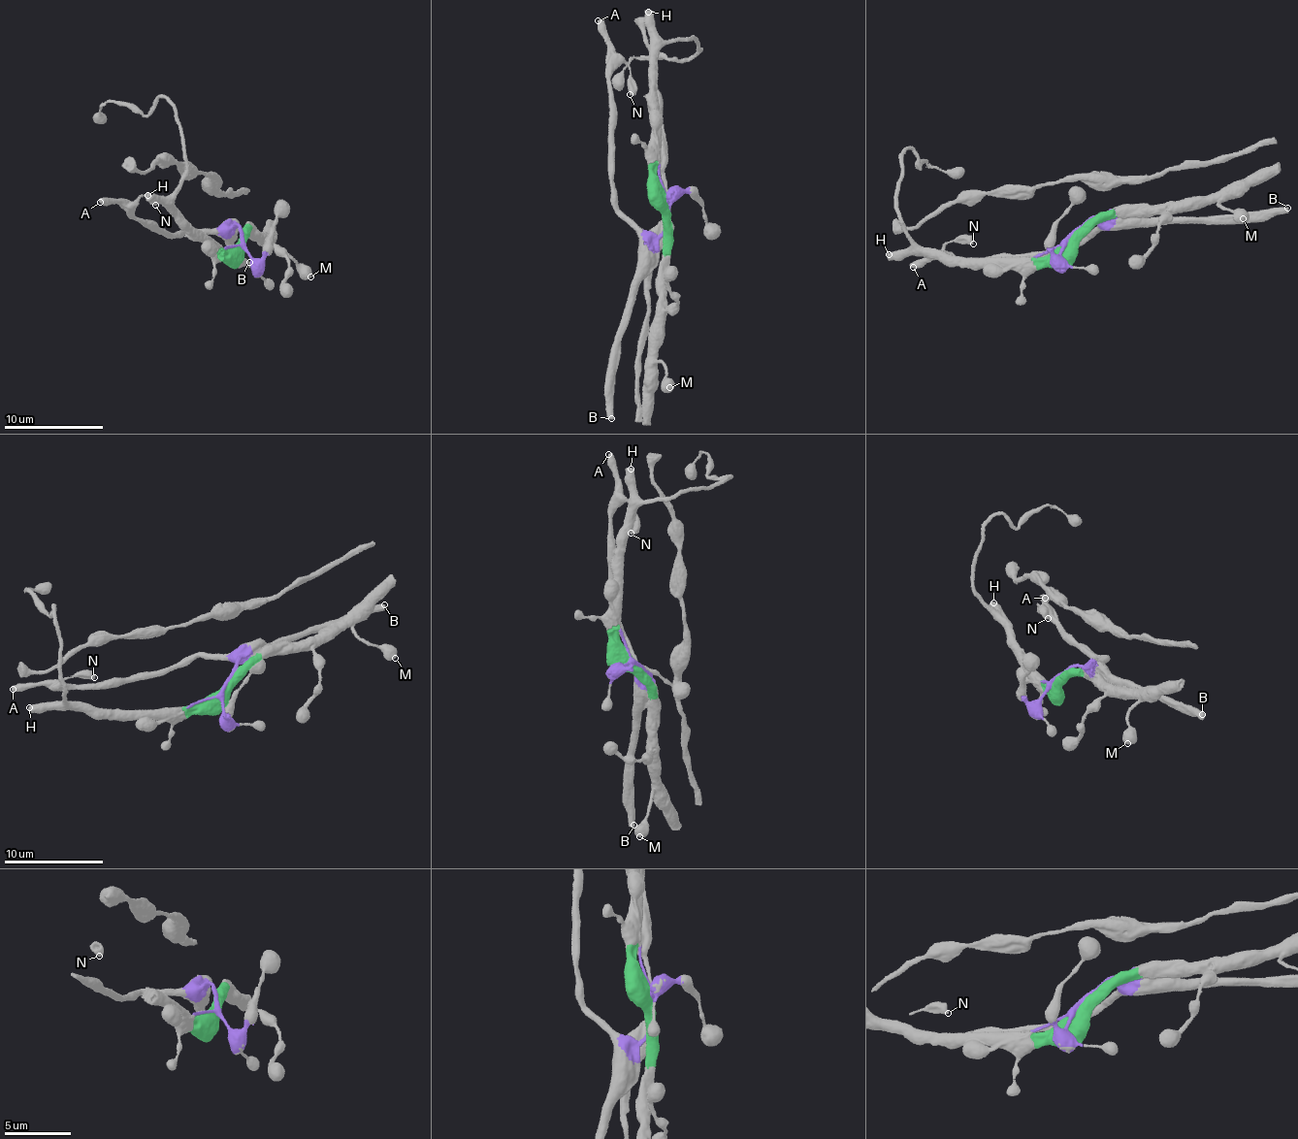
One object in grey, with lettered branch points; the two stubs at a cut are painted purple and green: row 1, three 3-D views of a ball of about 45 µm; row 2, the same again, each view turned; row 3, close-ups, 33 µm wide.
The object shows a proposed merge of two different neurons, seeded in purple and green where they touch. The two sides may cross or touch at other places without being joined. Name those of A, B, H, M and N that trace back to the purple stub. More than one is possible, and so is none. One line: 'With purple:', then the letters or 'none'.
With purple: A, B, N

